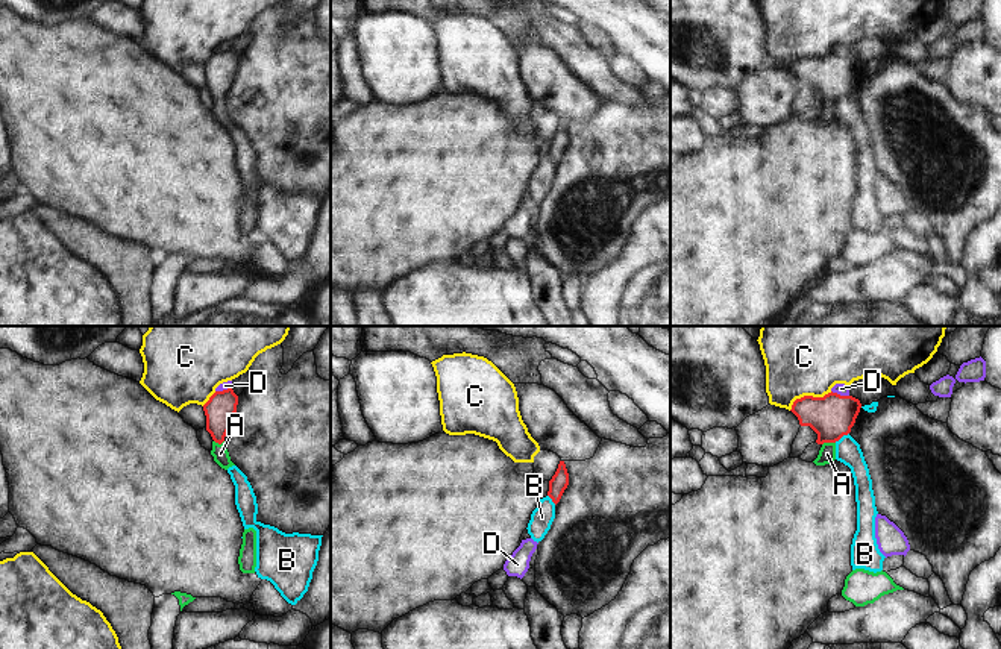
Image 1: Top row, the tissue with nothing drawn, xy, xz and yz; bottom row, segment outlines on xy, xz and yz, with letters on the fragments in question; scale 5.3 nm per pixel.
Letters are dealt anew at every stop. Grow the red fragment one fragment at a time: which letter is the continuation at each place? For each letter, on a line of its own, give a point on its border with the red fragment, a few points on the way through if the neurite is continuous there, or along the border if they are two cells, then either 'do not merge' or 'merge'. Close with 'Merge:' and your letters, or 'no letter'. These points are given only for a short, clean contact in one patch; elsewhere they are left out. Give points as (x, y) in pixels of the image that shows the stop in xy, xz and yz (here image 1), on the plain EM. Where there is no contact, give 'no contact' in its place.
A: meets red in yz at (828, 102); runs through yz (833, 76), (830, 79), (828, 102), (827, 114); merge
B: meets red in yz at (840, 97); border along yz (848, 93), (834, 102); do not merge
C: meets red in yz at (809, 56); do not merge
D: meets red in yz at (839, 55); do not merge
Merge: A

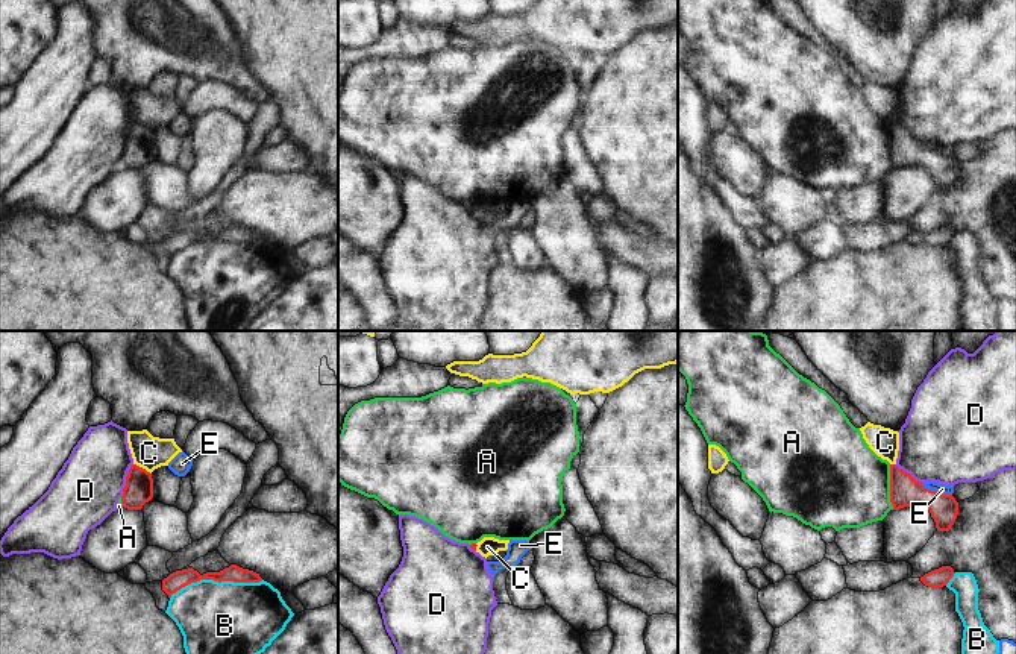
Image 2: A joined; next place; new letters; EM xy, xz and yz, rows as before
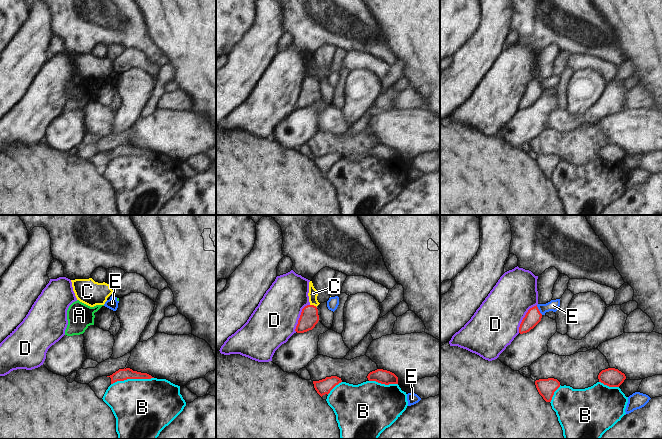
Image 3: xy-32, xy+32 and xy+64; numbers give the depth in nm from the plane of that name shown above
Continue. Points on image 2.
A: meets red in yz at (890, 147); do not merge
B: meets red in xy at (216, 240); do not merge
C: meets red in xy at (141, 128); border along xy (134, 123), (150, 134); do not merge
D: meets red in xy at (126, 140); do not merge
E: meets red in yz at (934, 150); do not merge
Merge: no letter

